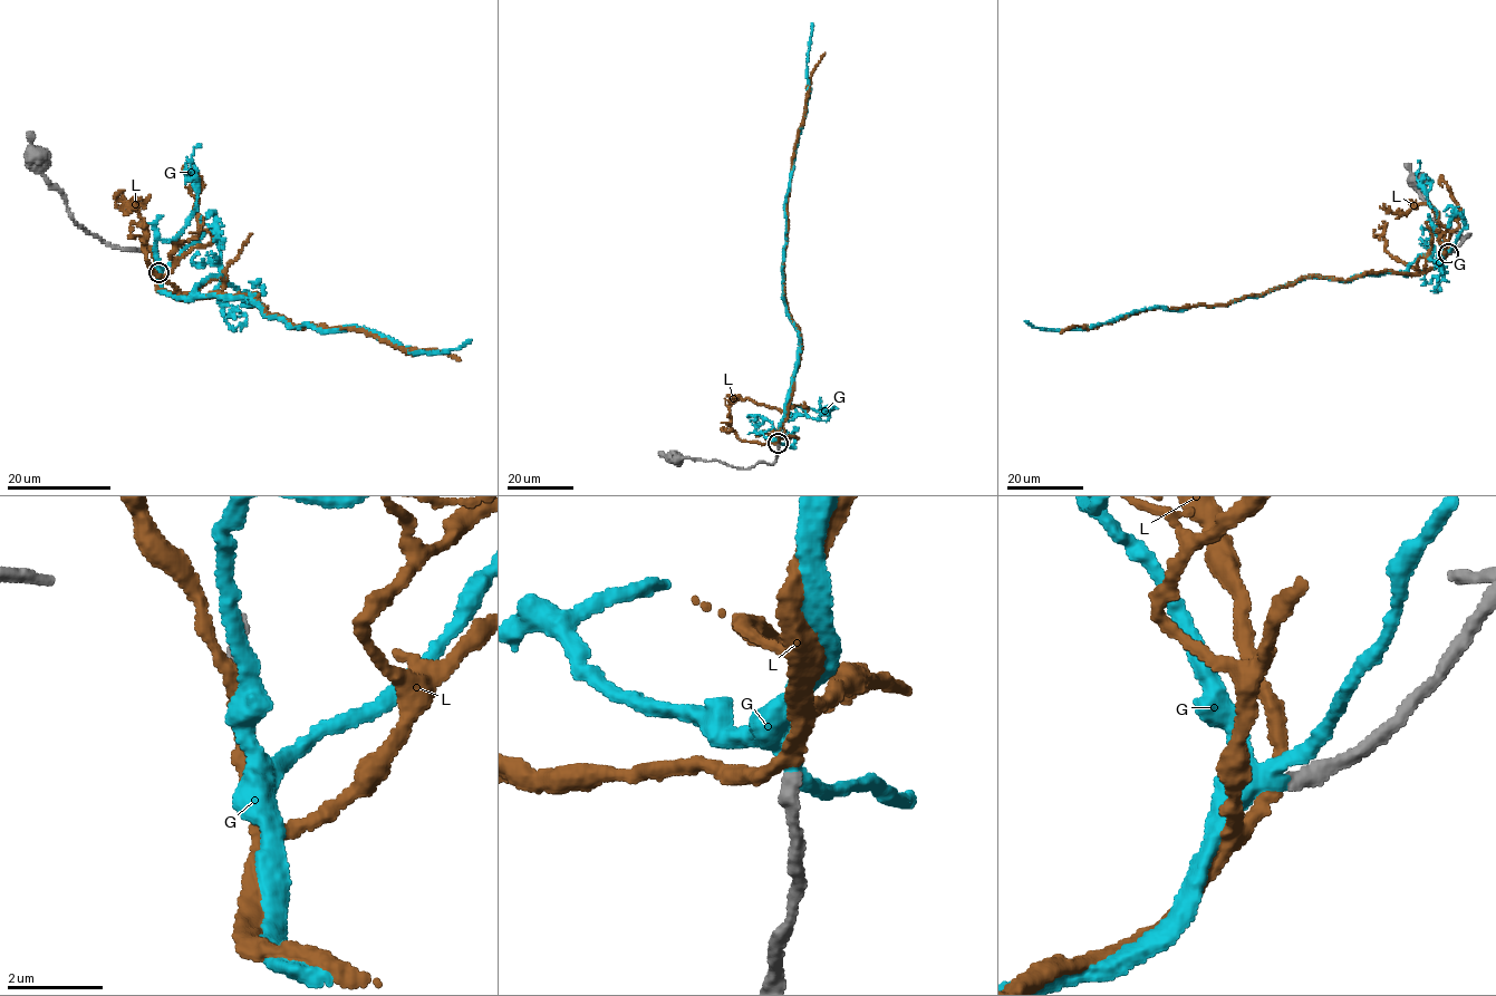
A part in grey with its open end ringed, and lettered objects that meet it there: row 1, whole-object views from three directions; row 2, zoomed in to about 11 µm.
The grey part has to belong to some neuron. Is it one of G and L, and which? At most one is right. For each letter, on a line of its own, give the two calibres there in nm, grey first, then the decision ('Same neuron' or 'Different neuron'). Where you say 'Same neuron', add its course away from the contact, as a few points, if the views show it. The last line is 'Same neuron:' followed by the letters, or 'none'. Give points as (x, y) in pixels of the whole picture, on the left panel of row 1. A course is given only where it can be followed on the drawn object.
G: Thickness 320 nm (grey) against 380 nm. Same neuron. Its course: (158, 272), (174, 297), (250, 305), (256, 295), (266, 313), (291, 327), (365, 328), (414, 353), (471, 339)
L: Thickness 300 nm (grey) against 280 nm. Different neuron
Same neuron: G

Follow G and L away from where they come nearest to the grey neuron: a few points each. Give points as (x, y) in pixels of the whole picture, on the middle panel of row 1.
G: (778, 443), (800, 337), (783, 296), (784, 201), (808, 104), (807, 65), (812, 23)
L: (778, 443), (800, 341), (799, 326), (792, 319), (783, 288), (792, 157), (812, 70), (824, 52)

